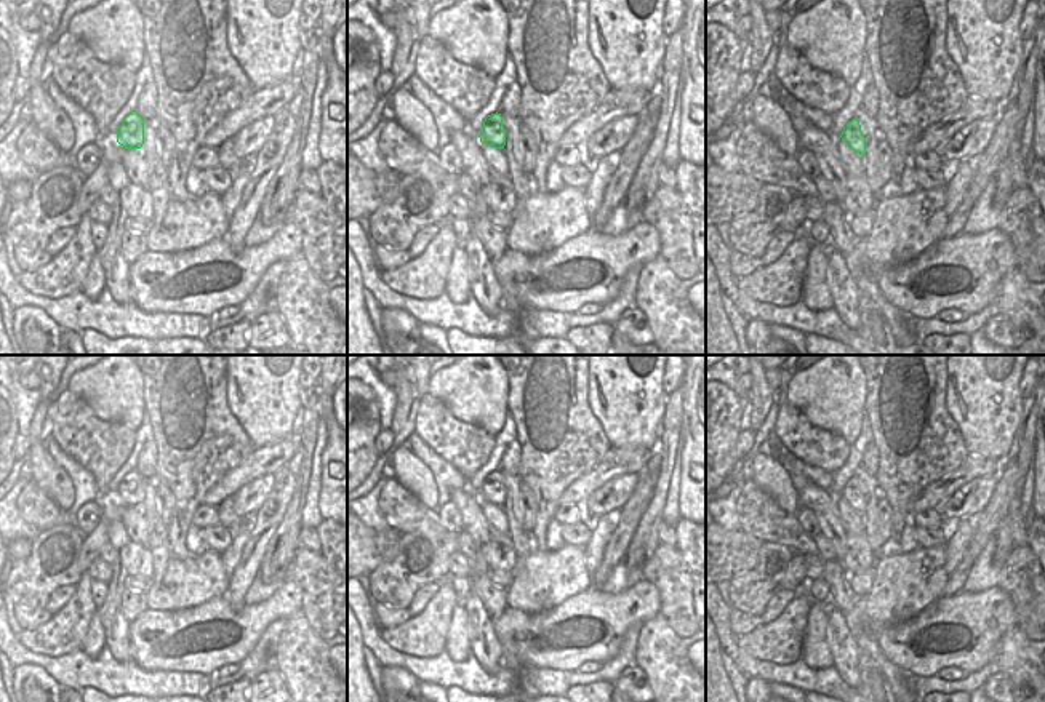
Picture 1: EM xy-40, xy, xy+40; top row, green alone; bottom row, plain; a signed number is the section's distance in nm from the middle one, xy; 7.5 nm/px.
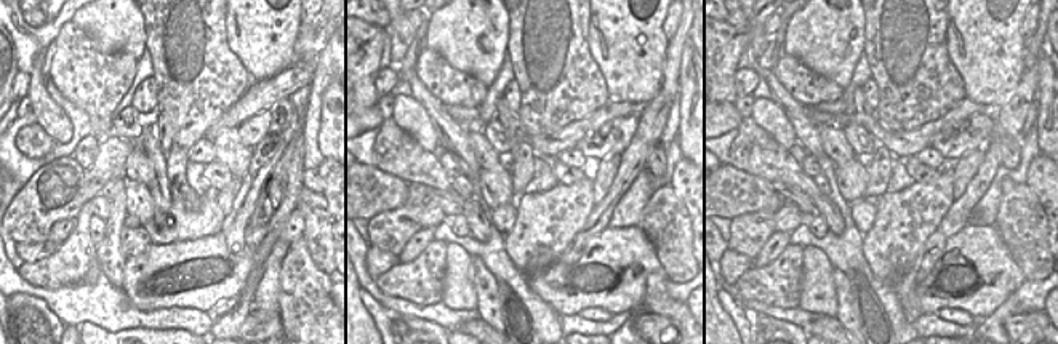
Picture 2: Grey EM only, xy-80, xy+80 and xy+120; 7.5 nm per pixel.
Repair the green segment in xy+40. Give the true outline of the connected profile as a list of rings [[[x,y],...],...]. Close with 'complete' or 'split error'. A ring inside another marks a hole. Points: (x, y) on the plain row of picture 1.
[[[856,475],[851,480],[847,481],[840,496],[842,496],[842,499],[847,501],[848,505],[851,505],[861,515],[864,515],[864,512],[866,512],[866,496],[861,489],[861,483],[859,483]]] | complete

